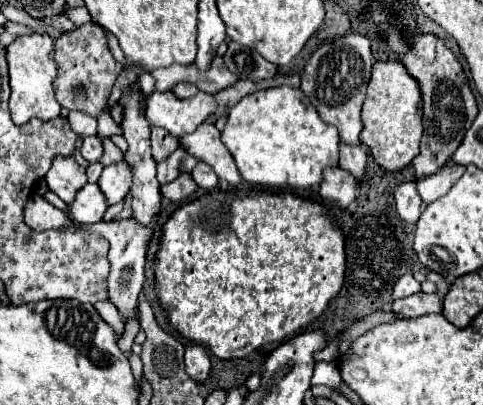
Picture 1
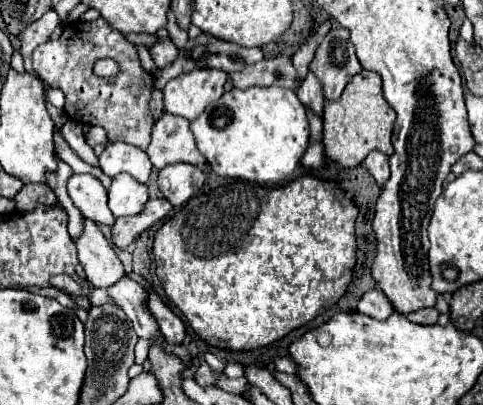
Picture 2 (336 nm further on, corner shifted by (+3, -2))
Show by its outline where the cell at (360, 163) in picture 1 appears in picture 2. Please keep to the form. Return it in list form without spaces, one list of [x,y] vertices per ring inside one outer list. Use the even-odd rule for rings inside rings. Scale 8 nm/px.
[[[308,74],[300,86],[300,90],[296,90],[300,102],[304,102],[306,108],[310,108],[316,116],[324,114],[324,96],[320,90],[320,82],[316,82],[314,74]]]

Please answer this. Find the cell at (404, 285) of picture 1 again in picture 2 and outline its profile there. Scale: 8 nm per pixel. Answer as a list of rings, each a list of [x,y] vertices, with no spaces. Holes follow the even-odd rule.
[[[372,288],[360,298],[358,312],[374,316],[374,318],[388,318],[394,310],[390,306],[390,300],[386,300],[384,292],[380,288]]]

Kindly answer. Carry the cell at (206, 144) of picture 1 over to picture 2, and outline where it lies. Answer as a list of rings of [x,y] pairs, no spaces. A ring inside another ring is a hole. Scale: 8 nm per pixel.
[[[164,114],[158,118],[152,128],[152,142],[146,150],[152,164],[160,170],[166,164],[206,164],[206,158],[200,154],[190,130],[190,120]]]

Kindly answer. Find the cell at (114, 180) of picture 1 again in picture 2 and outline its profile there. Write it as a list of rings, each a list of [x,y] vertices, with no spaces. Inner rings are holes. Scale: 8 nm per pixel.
[[[114,142],[104,148],[104,152],[98,158],[98,166],[102,172],[110,178],[126,172],[138,182],[148,182],[152,162],[144,150],[138,150],[136,146],[124,144],[124,142]]]

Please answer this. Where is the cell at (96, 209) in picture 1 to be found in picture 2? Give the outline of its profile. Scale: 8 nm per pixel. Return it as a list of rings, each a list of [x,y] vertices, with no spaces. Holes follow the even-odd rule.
[[[120,174],[112,178],[112,184],[108,188],[108,206],[114,218],[140,214],[144,210],[146,200],[148,200],[146,184],[136,182],[128,174]]]

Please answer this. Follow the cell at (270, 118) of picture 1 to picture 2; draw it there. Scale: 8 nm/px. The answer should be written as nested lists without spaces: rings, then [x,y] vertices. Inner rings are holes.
[[[232,88],[218,102],[206,106],[204,114],[190,122],[196,146],[218,176],[242,178],[262,186],[276,186],[290,178],[298,168],[310,142],[306,108],[294,90],[268,88]]]

